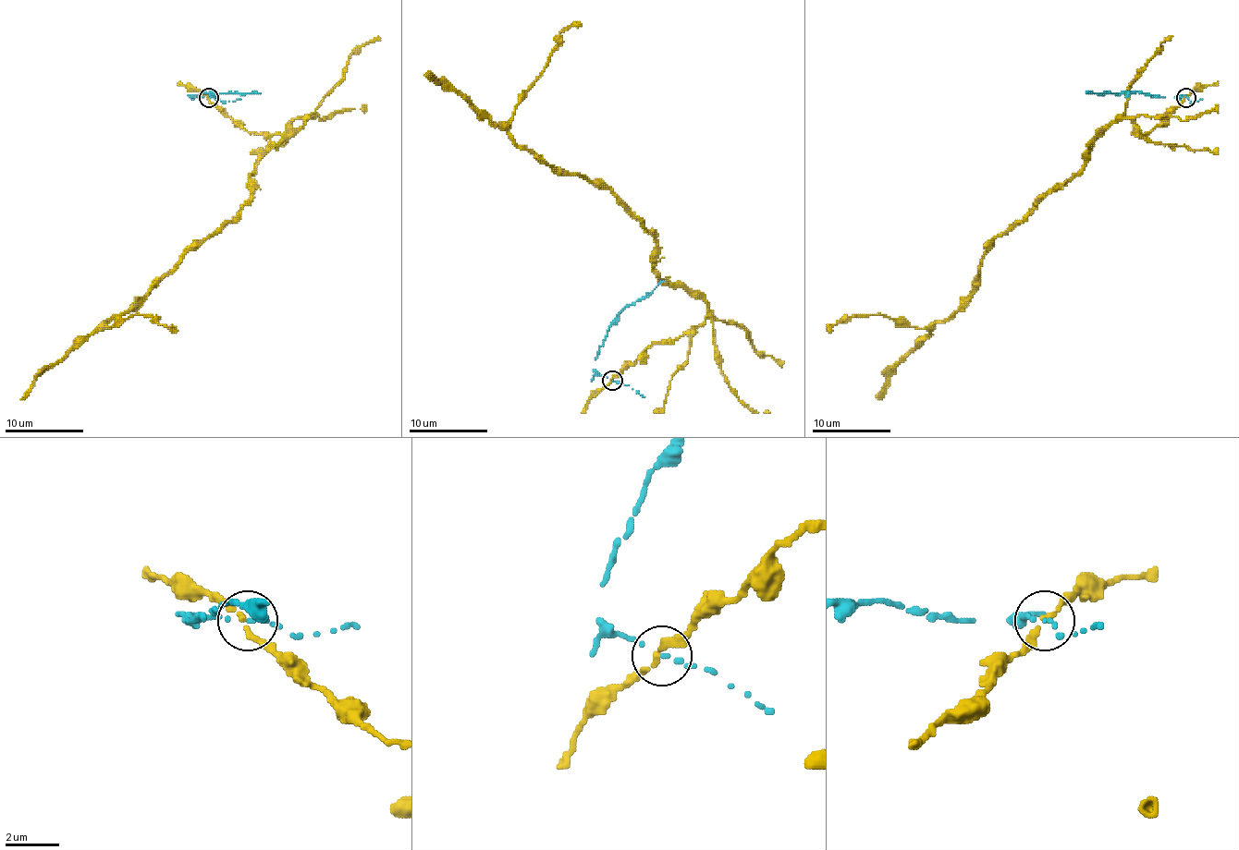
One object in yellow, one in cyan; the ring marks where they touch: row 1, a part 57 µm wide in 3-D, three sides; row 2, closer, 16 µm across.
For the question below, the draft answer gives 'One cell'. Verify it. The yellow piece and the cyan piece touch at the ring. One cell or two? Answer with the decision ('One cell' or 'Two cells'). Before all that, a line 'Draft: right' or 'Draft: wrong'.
Draft: wrong
Two cells

